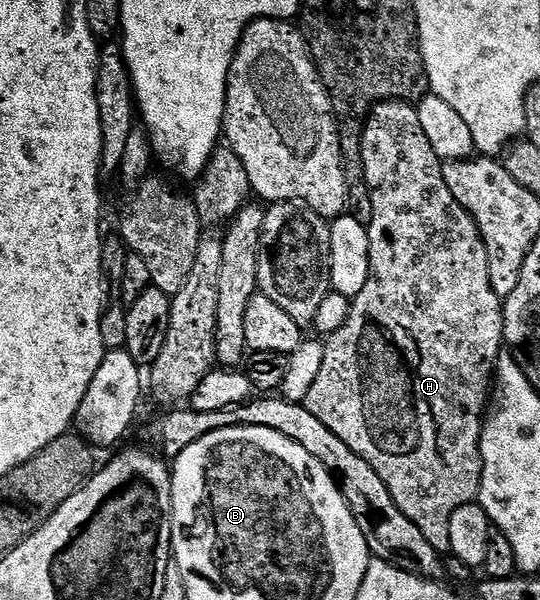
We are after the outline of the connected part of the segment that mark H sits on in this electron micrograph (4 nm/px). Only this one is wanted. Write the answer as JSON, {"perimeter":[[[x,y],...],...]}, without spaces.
{"perimeter":[[[379,101],[370,110],[362,127],[362,162],[368,191],[372,199],[372,219],[368,226],[370,240],[370,278],[364,283],[364,291],[350,302],[350,317],[340,331],[329,334],[324,344],[324,364],[312,391],[308,391],[305,406],[312,415],[324,423],[333,435],[342,439],[361,459],[368,463],[372,470],[380,475],[384,486],[388,487],[397,507],[420,529],[432,547],[439,551],[450,548],[448,527],[452,524],[452,514],[456,507],[471,504],[477,498],[478,489],[482,486],[482,423],[488,408],[488,398],[492,393],[492,382],[498,368],[498,356],[504,352],[502,339],[502,306],[503,298],[492,291],[492,279],[488,279],[488,251],[484,239],[468,211],[452,199],[448,183],[444,183],[442,174],[443,160],[432,151],[424,127],[420,127],[420,115],[417,108],[408,101]]]}

